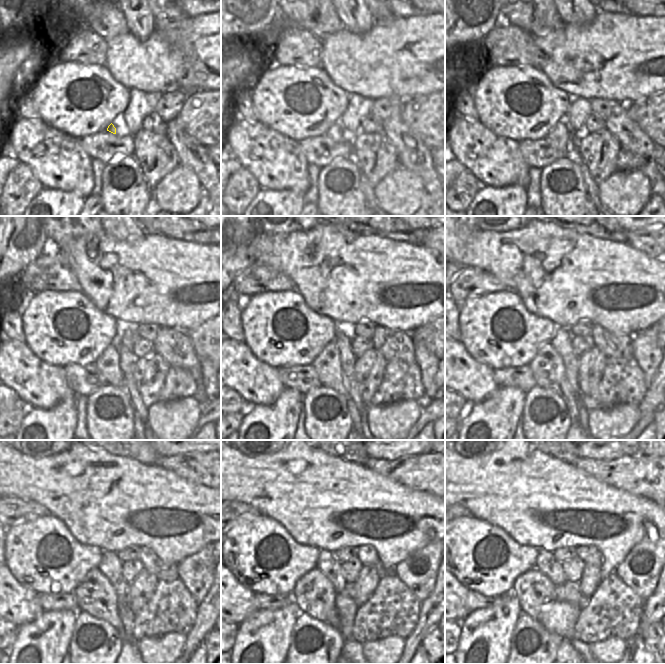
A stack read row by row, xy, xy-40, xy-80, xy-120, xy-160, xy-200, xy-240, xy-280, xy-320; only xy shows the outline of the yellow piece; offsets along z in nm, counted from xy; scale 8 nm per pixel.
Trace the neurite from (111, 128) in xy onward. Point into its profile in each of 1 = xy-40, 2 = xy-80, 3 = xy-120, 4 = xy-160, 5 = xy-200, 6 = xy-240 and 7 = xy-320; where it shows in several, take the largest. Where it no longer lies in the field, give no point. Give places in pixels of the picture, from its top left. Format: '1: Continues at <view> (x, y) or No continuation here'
1: Continues at xy-40 (335, 133)
2: Continues at xy-80 (559, 136)
3: Continues at xy-120 (107, 365)
4: Continues at xy-160 (327, 365)
5: Continues at xy-200 (547, 367)
6: Continues at xy-240 (95, 595)
7: Continues at xy-320 (532, 589).

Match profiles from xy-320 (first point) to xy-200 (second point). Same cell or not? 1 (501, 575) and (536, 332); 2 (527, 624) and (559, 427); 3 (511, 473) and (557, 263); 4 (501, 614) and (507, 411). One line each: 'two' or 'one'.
1: one
2: one
3: one
4: one

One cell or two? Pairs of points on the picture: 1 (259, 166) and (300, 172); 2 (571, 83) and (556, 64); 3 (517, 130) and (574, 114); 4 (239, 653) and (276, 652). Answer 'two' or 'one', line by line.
1: one
2: one
3: two
4: one

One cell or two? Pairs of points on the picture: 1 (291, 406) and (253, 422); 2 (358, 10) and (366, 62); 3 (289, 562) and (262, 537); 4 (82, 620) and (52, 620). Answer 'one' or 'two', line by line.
1: one
2: two
3: one
4: two

